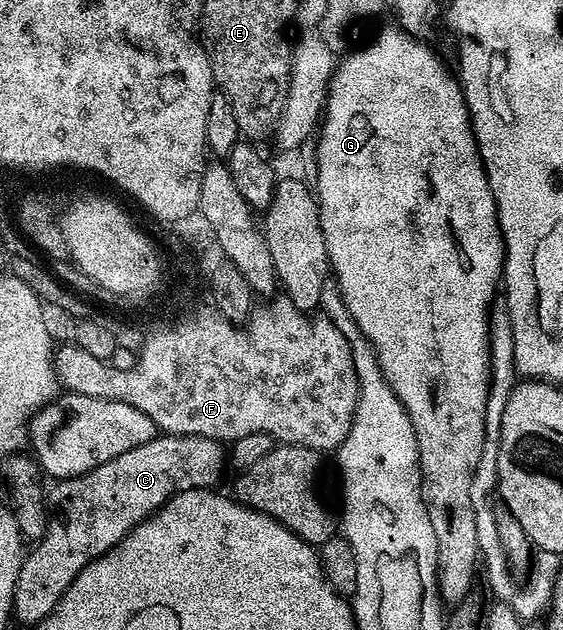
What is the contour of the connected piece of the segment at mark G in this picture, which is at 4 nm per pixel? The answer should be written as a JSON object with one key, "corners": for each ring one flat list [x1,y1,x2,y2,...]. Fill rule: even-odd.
{"corners":[[402,28,383,29,371,42,368,43,364,49,352,48,338,62,335,74,331,76,331,85,327,88,327,103,325,106,325,116,321,121,321,128,317,133,317,141,319,137,319,146,315,149,315,181,313,180,313,192,319,202,319,218,321,219,321,231,325,235,325,247,327,248,327,260,329,262,330,272,333,274,334,284,338,285,339,293,343,296,345,307,349,311,349,315,357,323,360,333,367,342,371,344,375,351,375,358,379,361,379,366,383,372,383,378,389,383,389,387,393,391,393,395,397,395,397,399,405,407,405,411,409,415,409,419,413,423,413,431,417,435,417,451,419,452,419,470,421,471,421,479,423,480,423,502,427,508,429,515,429,523,433,523,433,535,437,535,437,575,439,576,439,595,444,602,455,601,454,603,462,602,466,597,467,589,475,581,475,569,477,573,477,562,480,560,479,544,477,543,477,527,475,526,475,512,473,511,473,503,469,495,469,487,473,479,473,471,477,467,477,459,481,459,481,451,483,450,484,439,484,423,485,423,485,403,487,402,487,392,489,391,489,383,491,382,491,369,487,366,489,363,489,335,487,334,487,324,491,318,491,303,496,300,498,290,501,285,501,278,503,276,503,236,499,230,499,220,497,219,497,211,495,210,495,200,493,199,493,191,489,187,489,179,487,173,483,170,483,160,479,154,479,148,475,142,475,132,471,129,471,112,467,110,467,100,463,98,463,87,458,80,446,69,445,66,439,62,439,57,433,50,427,46,427,43,417,43,416,38,410,37]]}

